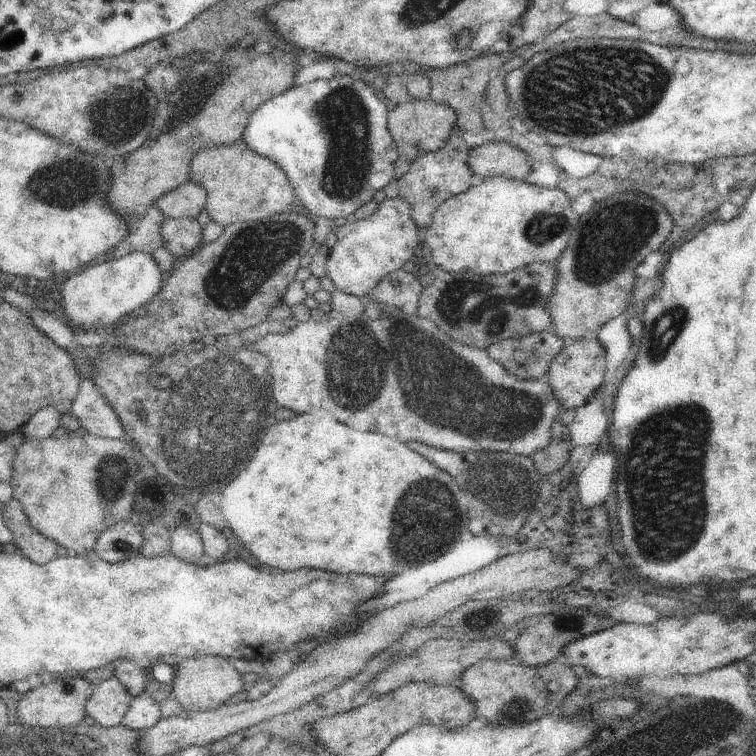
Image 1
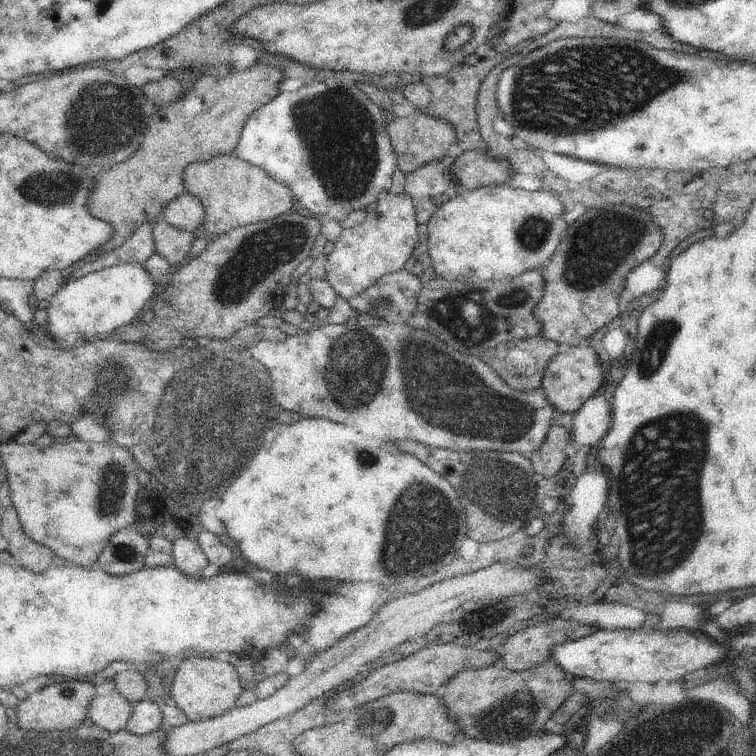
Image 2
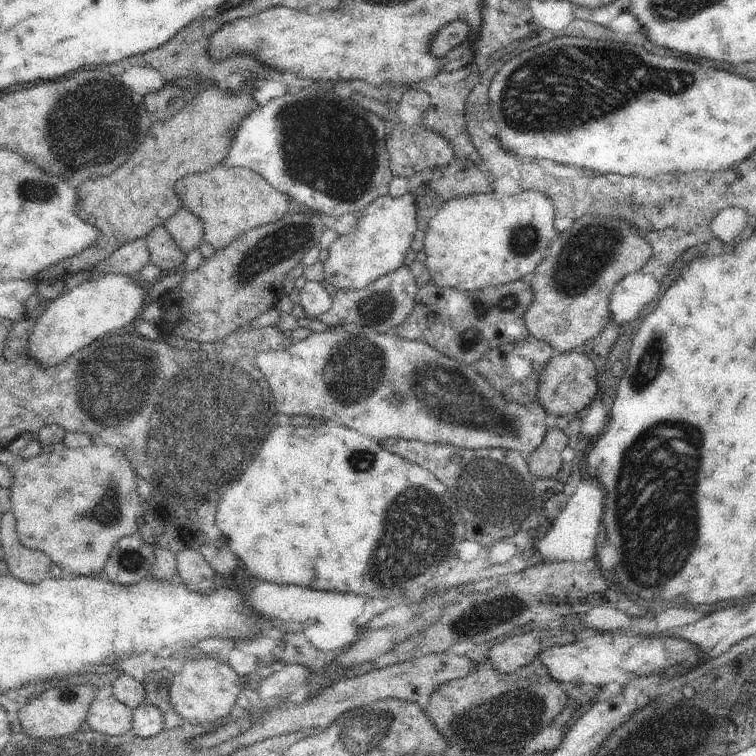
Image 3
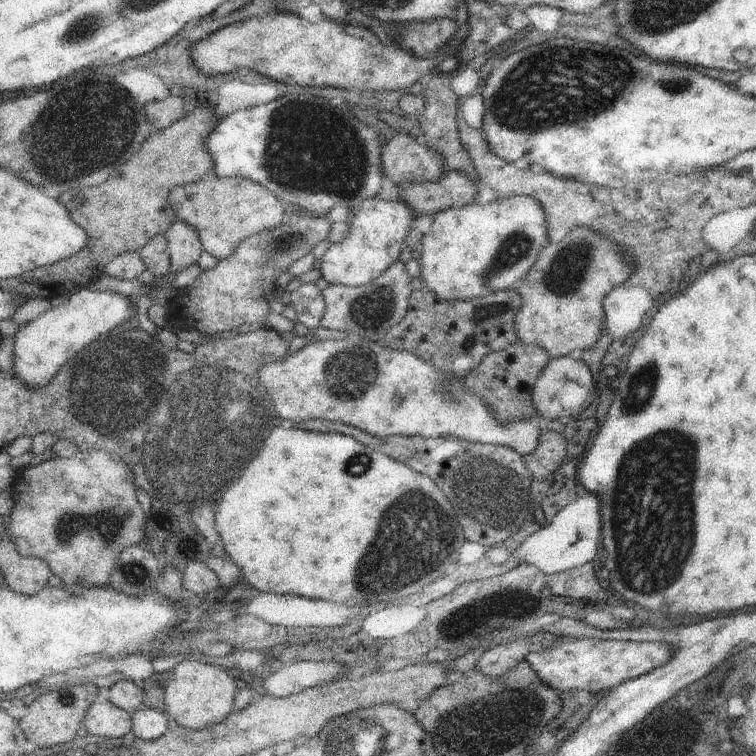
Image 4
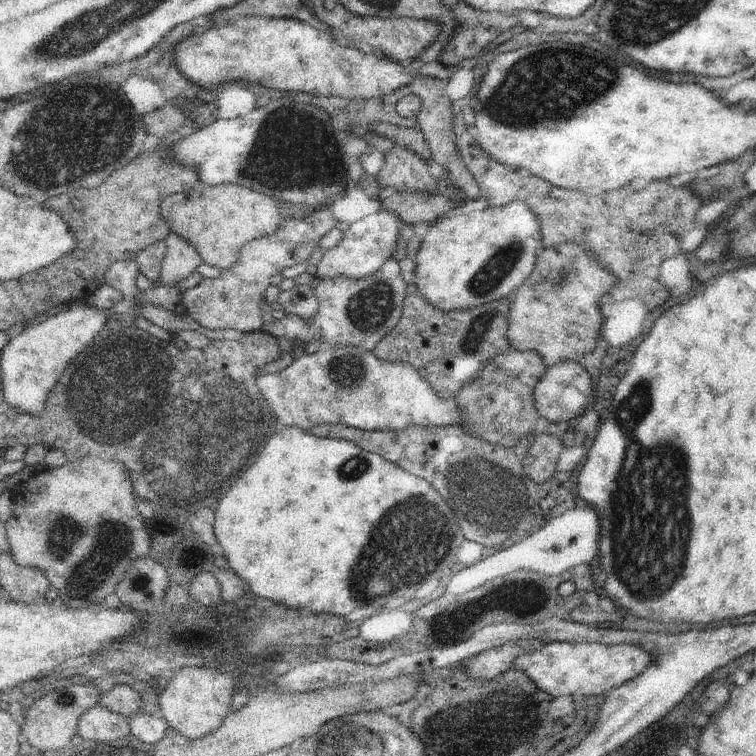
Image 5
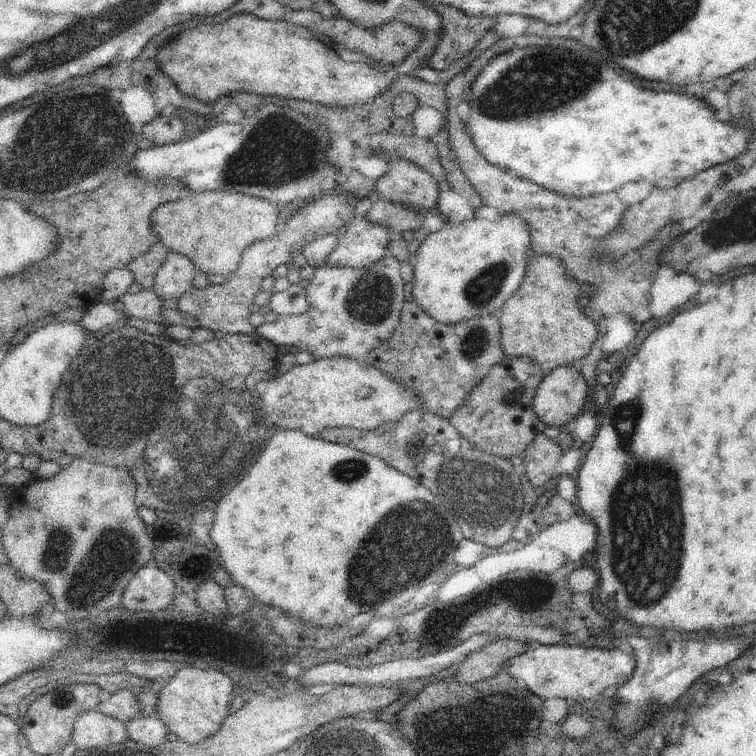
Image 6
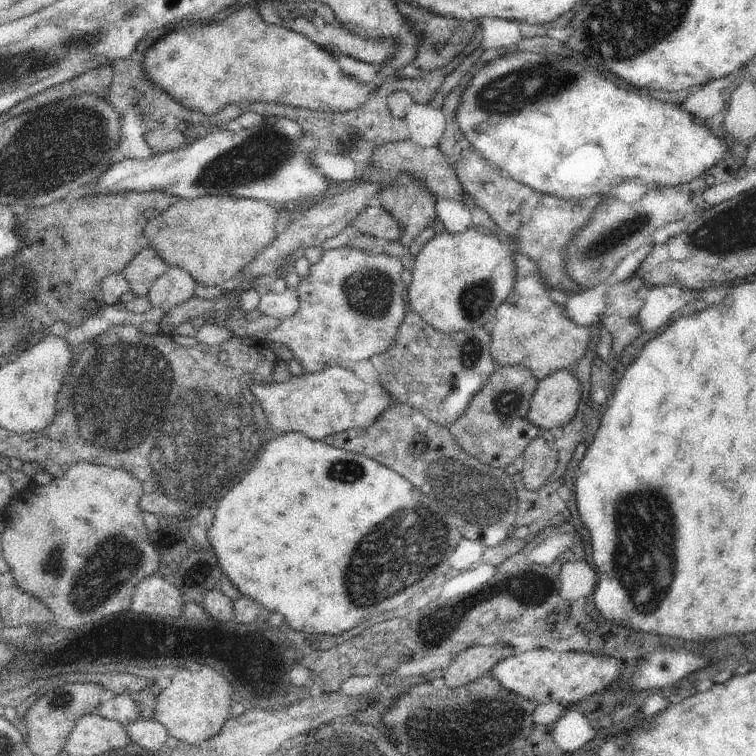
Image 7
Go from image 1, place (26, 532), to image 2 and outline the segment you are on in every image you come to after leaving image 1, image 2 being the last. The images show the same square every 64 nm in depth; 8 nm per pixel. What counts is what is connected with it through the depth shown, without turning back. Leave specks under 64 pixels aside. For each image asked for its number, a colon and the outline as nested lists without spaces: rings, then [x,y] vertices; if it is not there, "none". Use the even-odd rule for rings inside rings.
2: [[[11,506],[3,514],[3,534],[9,540],[9,552],[15,558],[15,564],[21,568],[27,568],[35,574],[41,574],[49,568],[51,558],[55,556],[53,550],[45,544],[39,544],[25,536],[23,524],[17,512],[17,506]]]

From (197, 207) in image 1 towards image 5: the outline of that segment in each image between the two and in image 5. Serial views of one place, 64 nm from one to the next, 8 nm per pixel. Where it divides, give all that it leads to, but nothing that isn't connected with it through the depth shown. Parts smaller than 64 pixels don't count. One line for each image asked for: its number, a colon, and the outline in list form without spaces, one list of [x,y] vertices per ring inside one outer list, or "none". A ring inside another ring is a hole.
2: [[[183,192],[161,210],[161,220],[187,232],[195,232],[205,220],[205,210],[199,196]]]
3: [[[179,206],[177,212],[165,220],[165,228],[171,232],[175,244],[185,250],[185,254],[199,246],[199,240],[203,238],[201,218],[183,206]]]
4: [[[177,220],[169,226],[169,230],[165,232],[167,238],[167,250],[169,250],[169,258],[171,258],[171,266],[167,272],[167,278],[173,280],[177,276],[177,272],[181,272],[185,266],[197,262],[199,252],[201,252],[201,238],[197,228],[193,228],[191,224]]]
5: [[[169,232],[169,236],[165,240],[167,240],[167,254],[163,260],[161,276],[155,282],[159,286],[177,284],[189,272],[197,270],[197,266],[201,264],[201,256],[199,256],[197,248],[191,242],[187,242],[183,236]]]

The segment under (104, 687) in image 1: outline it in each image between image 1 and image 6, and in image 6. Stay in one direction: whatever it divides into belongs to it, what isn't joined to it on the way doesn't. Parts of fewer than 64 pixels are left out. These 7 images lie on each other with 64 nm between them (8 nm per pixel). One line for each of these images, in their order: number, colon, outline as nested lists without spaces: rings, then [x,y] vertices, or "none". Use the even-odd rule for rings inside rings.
2: [[[109,676],[109,684],[103,686],[105,690],[97,688],[97,694],[87,706],[87,718],[93,722],[93,726],[99,726],[107,732],[125,730],[133,712],[133,704],[113,684],[113,676]]]
3: [[[105,696],[91,702],[91,708],[87,710],[85,718],[85,728],[91,728],[95,732],[101,732],[105,736],[121,736],[131,730],[133,720],[133,710],[119,702],[115,696]]]
4: [[[95,700],[83,718],[83,734],[93,734],[99,738],[123,738],[131,732],[131,726],[131,714],[115,706],[111,700]]]
5: [[[97,700],[97,704],[81,716],[77,734],[81,734],[83,740],[95,740],[101,744],[117,742],[129,734],[129,720],[101,706],[101,702]]]
6: [[[91,710],[75,722],[71,740],[77,744],[77,750],[101,750],[127,742],[129,734],[121,720]]]

